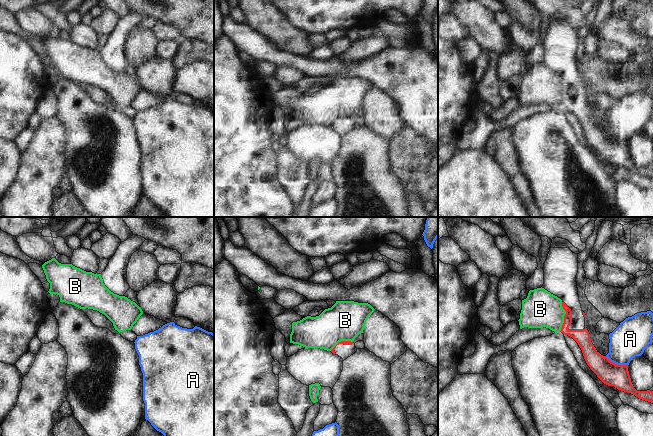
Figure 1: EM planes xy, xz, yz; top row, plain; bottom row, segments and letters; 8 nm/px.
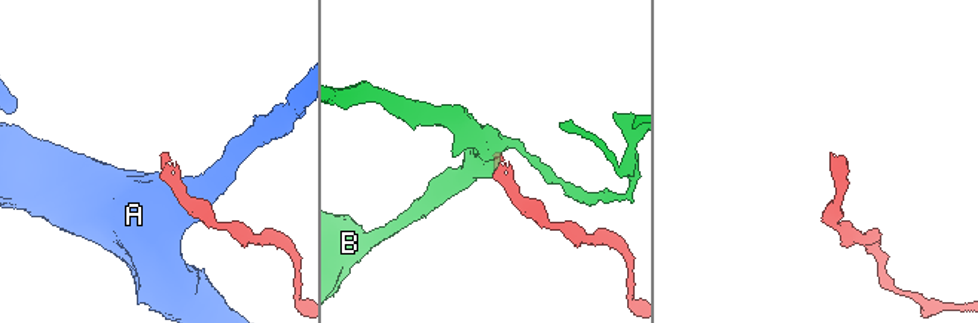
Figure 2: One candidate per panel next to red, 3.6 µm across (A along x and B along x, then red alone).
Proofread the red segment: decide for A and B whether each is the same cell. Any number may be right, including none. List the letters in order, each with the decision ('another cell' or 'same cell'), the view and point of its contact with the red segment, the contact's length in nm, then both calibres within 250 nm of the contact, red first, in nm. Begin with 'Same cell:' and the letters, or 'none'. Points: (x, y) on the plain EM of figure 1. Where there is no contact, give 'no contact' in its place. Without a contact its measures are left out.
Same cell: B
A: another cell; contact yz (616, 140); length 200 nm; calibres 190 and 280 nm
B: same cell; contact yz (564, 93); length 240 nm; calibres 120 and 280 nm

